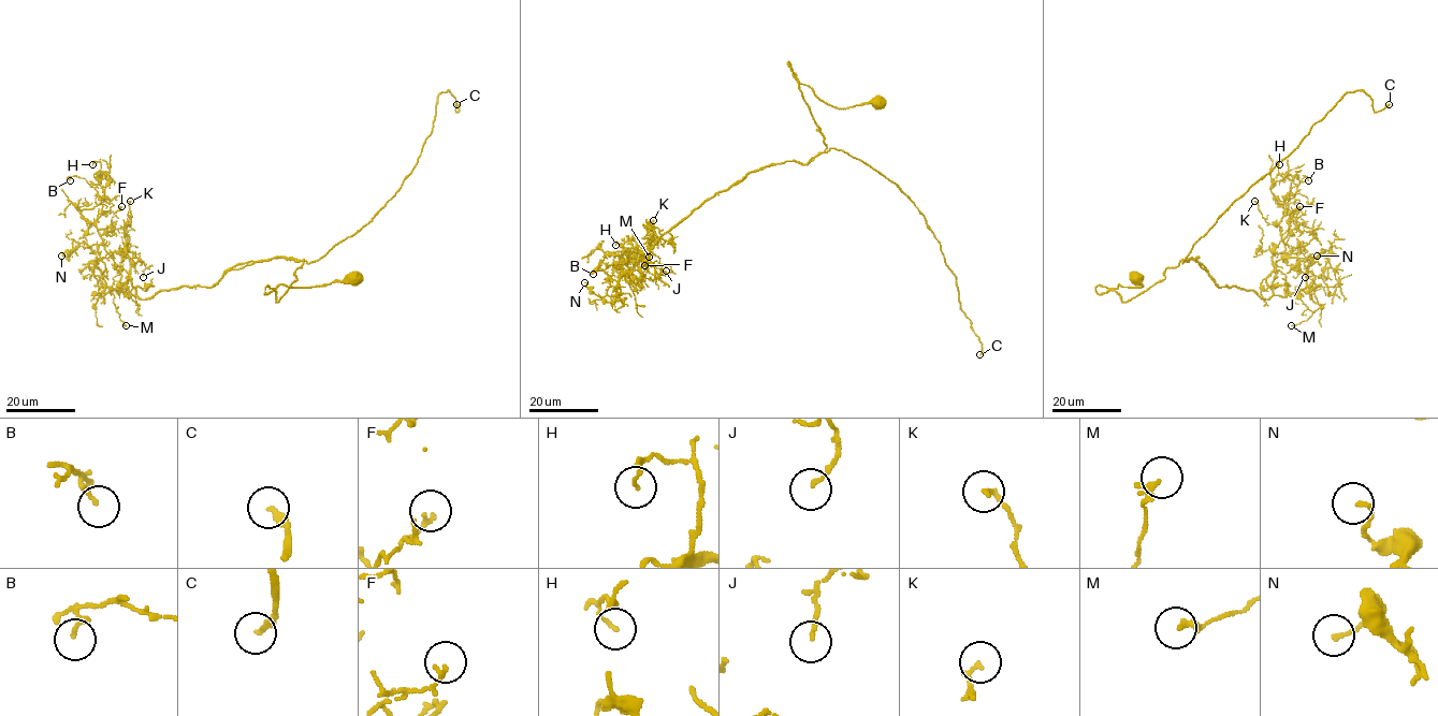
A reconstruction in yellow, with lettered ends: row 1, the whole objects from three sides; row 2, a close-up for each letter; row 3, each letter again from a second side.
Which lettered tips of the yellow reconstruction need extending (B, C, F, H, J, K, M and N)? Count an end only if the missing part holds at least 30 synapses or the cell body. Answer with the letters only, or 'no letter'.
C

